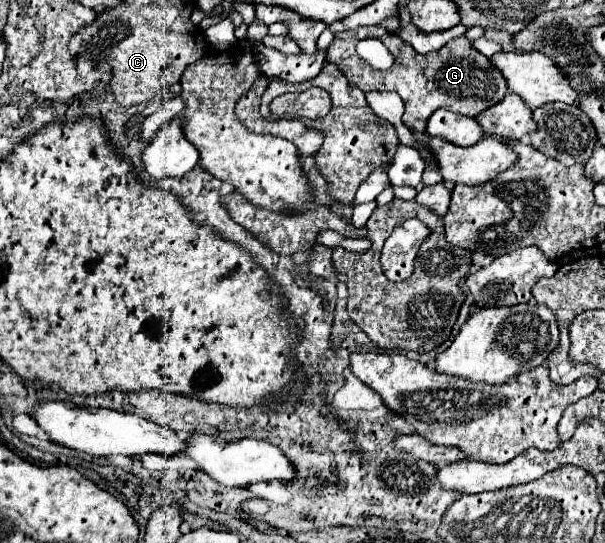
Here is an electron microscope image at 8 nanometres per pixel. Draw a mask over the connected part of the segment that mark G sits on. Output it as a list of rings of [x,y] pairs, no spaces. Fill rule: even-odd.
[[[359,27],[351,29],[345,33],[335,33],[333,43],[327,49],[327,61],[335,63],[343,75],[347,77],[351,87],[359,87],[363,93],[369,91],[395,91],[401,95],[405,103],[405,113],[403,113],[403,123],[415,131],[425,131],[427,119],[431,117],[433,111],[437,109],[447,109],[453,113],[461,113],[467,117],[477,117],[483,109],[499,103],[505,93],[507,85],[503,81],[503,75],[497,73],[497,69],[491,69],[487,65],[485,55],[475,51],[465,37],[455,37],[447,45],[443,45],[437,51],[431,51],[427,55],[417,53],[411,45],[403,43],[397,35],[391,35],[383,29],[375,27]],[[377,33],[377,35],[373,35]],[[367,37],[377,37],[389,53],[395,57],[395,63],[387,71],[373,69],[369,63],[365,63],[357,51],[355,45],[361,39]]]

